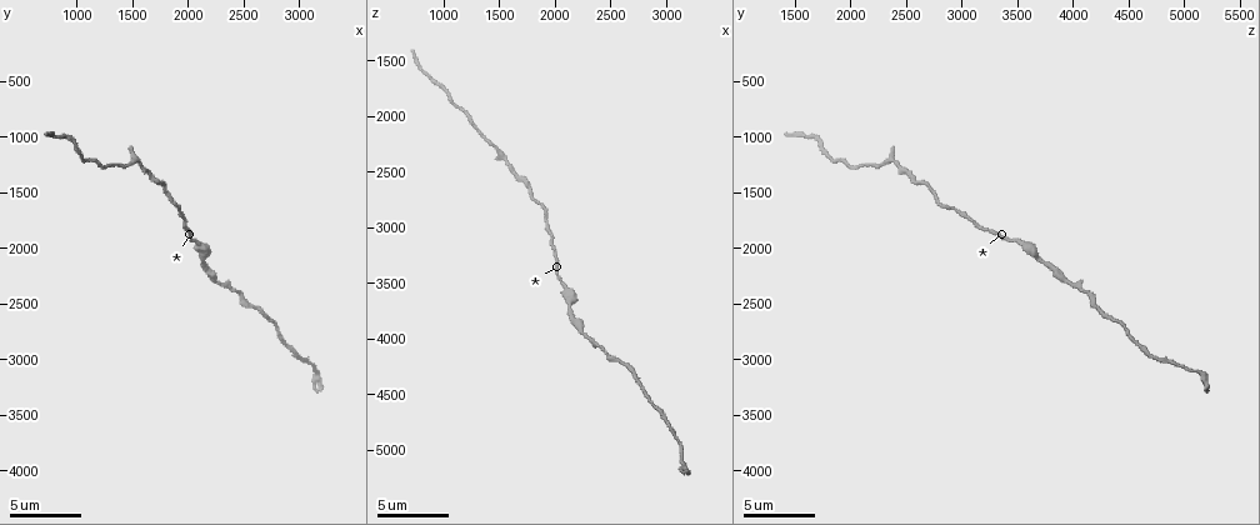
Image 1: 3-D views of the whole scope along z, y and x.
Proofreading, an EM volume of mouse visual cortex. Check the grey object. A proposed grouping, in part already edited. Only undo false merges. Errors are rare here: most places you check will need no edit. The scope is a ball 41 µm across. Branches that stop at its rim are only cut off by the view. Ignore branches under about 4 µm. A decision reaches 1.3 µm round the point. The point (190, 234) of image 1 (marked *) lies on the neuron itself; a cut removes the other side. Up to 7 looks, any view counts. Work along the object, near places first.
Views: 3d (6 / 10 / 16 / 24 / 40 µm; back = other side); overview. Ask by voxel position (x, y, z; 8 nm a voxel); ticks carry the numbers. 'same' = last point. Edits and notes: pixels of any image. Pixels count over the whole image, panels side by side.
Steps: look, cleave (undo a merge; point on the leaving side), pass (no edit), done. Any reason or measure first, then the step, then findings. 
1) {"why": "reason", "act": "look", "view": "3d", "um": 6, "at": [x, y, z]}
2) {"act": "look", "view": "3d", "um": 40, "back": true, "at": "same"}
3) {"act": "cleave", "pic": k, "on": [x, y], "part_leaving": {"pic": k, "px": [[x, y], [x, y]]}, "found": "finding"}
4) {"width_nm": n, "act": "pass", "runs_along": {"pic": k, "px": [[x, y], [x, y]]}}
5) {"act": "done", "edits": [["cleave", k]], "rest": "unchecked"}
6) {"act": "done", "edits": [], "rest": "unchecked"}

{"act": "look", "view": "3d", "um": 10, "at": [2240, 2320, 3960]}

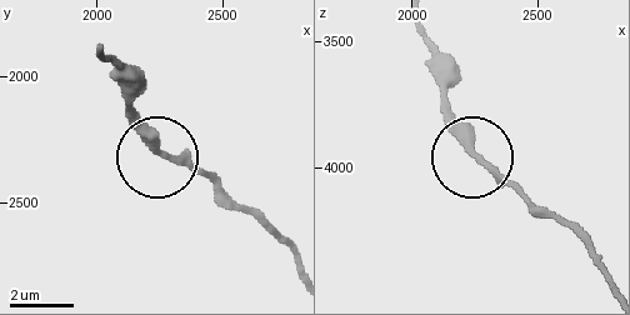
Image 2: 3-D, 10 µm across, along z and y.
{"width_nm": 210, "act": "pass", "runs_along": {"pic": 2, "px": [[415, 20], [449, 133], [533, 211]]}, "found": "all the same neuron"}

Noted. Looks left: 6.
{"why": "calibre changes", "act": "look", "view": "3d", "um": 6, "at": [2680, 2600, 4280]}

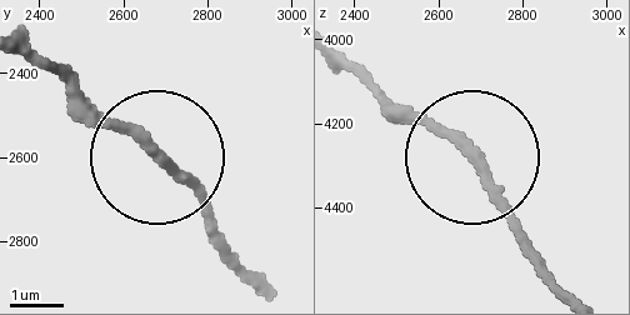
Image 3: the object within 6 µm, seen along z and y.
{"width_nm": 210, "act": "pass", "found": "all the same neuron"}

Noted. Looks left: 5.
{"why": "thick turns thin", "act": "look", "view": "3d", "um": 10, "at": [2060, 1940, 3520]}

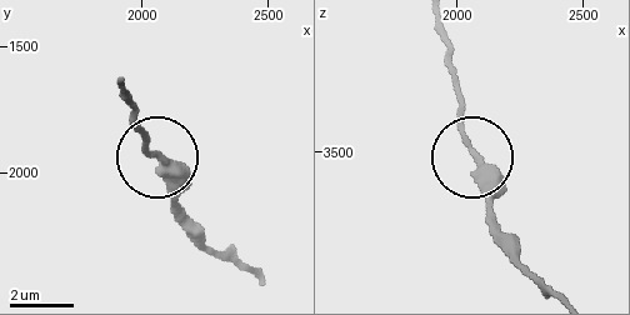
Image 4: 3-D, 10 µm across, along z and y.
{"act": "pass", "runs_along": {"pic": 4, "px": [[145, 144], [183, 228]]}, "found": "all the same neuron"}

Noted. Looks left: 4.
{"why": "thick turns thin", "act": "look", "view": "3d", "um": 10, "at": [1440, 1240, 2260]}

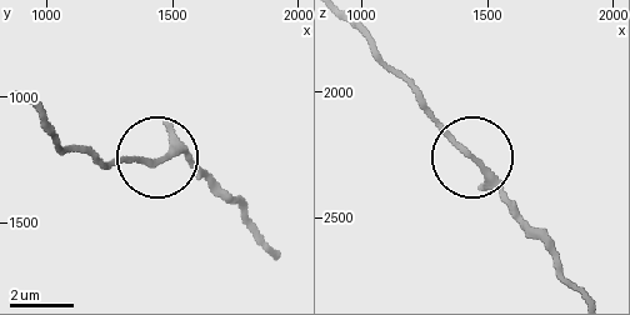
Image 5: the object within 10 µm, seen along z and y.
{"act": "pass", "found": "continuous, no second neuron"}

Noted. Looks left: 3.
{"act": "done", "edits": [], "rest": "unchecked"}

